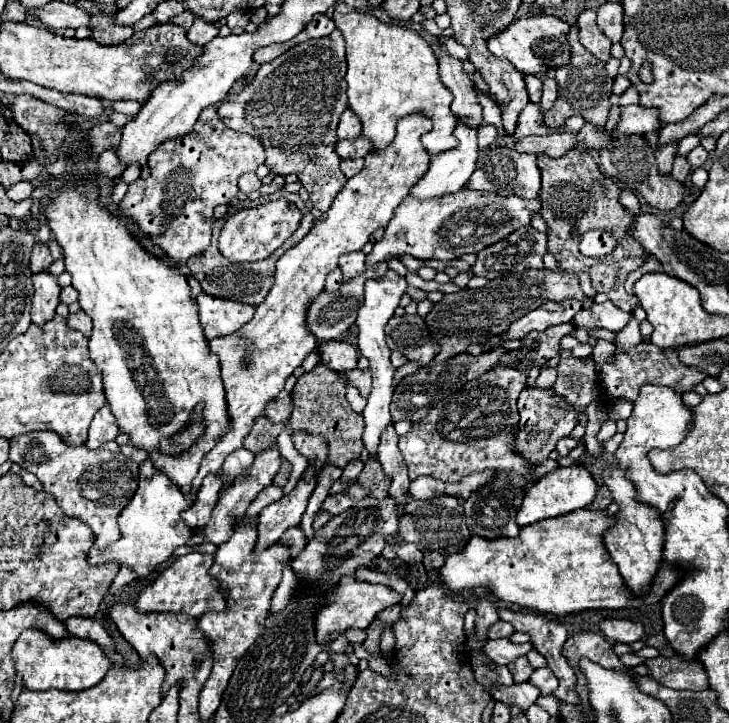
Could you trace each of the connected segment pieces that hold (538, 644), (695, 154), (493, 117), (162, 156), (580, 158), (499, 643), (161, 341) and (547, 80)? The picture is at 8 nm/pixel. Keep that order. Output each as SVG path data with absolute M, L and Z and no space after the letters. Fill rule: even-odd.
M498 609L498 615L500 615L500 619L512 623L516 631L528 633L528 635L532 637L530 641L532 641L534 649L536 649L540 655L546 657L548 667L554 671L554 675L556 675L558 681L560 681L560 685L558 685L558 689L554 691L554 695L556 695L558 699L562 699L564 703L580 705L580 697L578 697L578 693L576 693L576 673L574 673L574 669L568 665L566 657L562 655L562 645L564 645L564 641L566 641L566 627L564 627L562 623L554 621L554 619L548 619L548 615L542 615L542 613L538 613L538 615L536 615L536 613L512 613L512 611L508 611L508 609Z
M698 145L696 149L692 149L690 153L688 153L688 161L690 161L690 165L692 165L692 169L698 169L698 167L702 167L706 161L708 161L708 151L702 147L702 145Z
M476 89L476 95L478 95L478 101L480 101L482 109L484 109L484 121L486 121L486 123L492 123L492 125L498 129L498 137L500 137L500 139L508 139L508 143L510 143L512 137L504 131L504 125L502 125L502 117L500 117L498 105L496 105L486 93L480 93L478 89Z
M216 105L204 109L188 135L164 141L148 157L152 175L130 183L120 203L120 213L132 217L174 263L184 263L210 245L214 207L236 199L238 177L264 163L262 143L228 129L216 111Z
M574 147L562 157L554 159L544 153L536 155L536 165L542 173L542 189L540 189L540 199L542 199L542 211L540 215L544 217L548 225L548 251L556 257L558 265L564 265L564 269L574 269L580 277L580 287L588 297L596 297L596 289L590 283L590 267L598 259L584 257L578 251L578 243L582 235L590 229L608 229L612 235L618 239L618 247L608 255L610 259L624 259L624 257L640 257L648 261L648 253L642 249L642 245L632 237L632 227L636 215L626 211L620 203L620 187L602 171L598 169L594 157L582 149Z
M496 639L496 641L486 641L482 651L486 657L490 657L494 663L498 665L508 665L510 661L514 661L520 655L526 655L532 649L530 643L524 645L514 645L510 643L510 639Z
M64 185L50 197L44 213L48 225L62 247L66 271L72 275L72 287L80 293L80 307L92 319L94 329L90 335L90 359L102 373L104 393L108 405L120 425L120 431L130 435L130 443L140 445L154 459L154 465L168 475L184 495L190 493L192 479L198 473L200 459L208 453L222 433L230 429L230 417L224 399L224 387L220 381L218 357L210 353L204 329L198 319L198 305L192 297L192 289L186 275L178 267L170 267L166 261L148 253L130 233L124 219L118 219L110 209L98 201L98 191L86 191L84 185ZM204 401L206 431L194 449L176 457L164 457L158 453L158 443L162 437L170 437L188 425L188 417L194 413L196 403Z
M544 75L544 77L542 77L542 83L544 83L544 93L542 93L540 109L542 109L542 113L546 113L546 111L554 105L554 101L556 101L558 87L556 87L556 79L554 79L554 75Z

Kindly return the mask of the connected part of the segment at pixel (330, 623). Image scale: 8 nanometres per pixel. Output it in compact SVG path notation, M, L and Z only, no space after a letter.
M342 577L334 591L324 599L324 605L316 613L316 641L324 643L326 637L346 629L368 629L374 617L384 611L386 607L400 603L402 595L392 591L386 585L372 585L366 581L358 581L354 577Z

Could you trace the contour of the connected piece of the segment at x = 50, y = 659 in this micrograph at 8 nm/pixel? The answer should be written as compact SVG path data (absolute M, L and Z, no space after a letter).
M26 629L24 633L20 633L12 651L16 661L16 673L22 675L24 687L32 691L46 691L52 687L64 691L82 691L100 683L110 669L110 661L100 645L76 637L52 639L40 629Z

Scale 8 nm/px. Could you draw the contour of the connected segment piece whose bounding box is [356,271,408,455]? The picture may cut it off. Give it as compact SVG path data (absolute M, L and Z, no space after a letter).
M388 271L380 281L368 281L366 283L366 299L364 305L358 311L358 319L356 325L360 327L358 333L358 349L360 353L370 361L370 371L372 371L372 393L368 397L368 405L364 409L364 421L366 421L366 429L364 429L364 447L368 449L370 455L376 453L376 445L380 441L380 433L384 431L384 427L388 425L388 421L392 421L388 405L392 401L392 393L394 393L394 367L390 363L390 349L384 341L384 325L388 323L388 319L394 315L394 309L400 305L400 297L406 291L406 279L398 277L394 271Z

